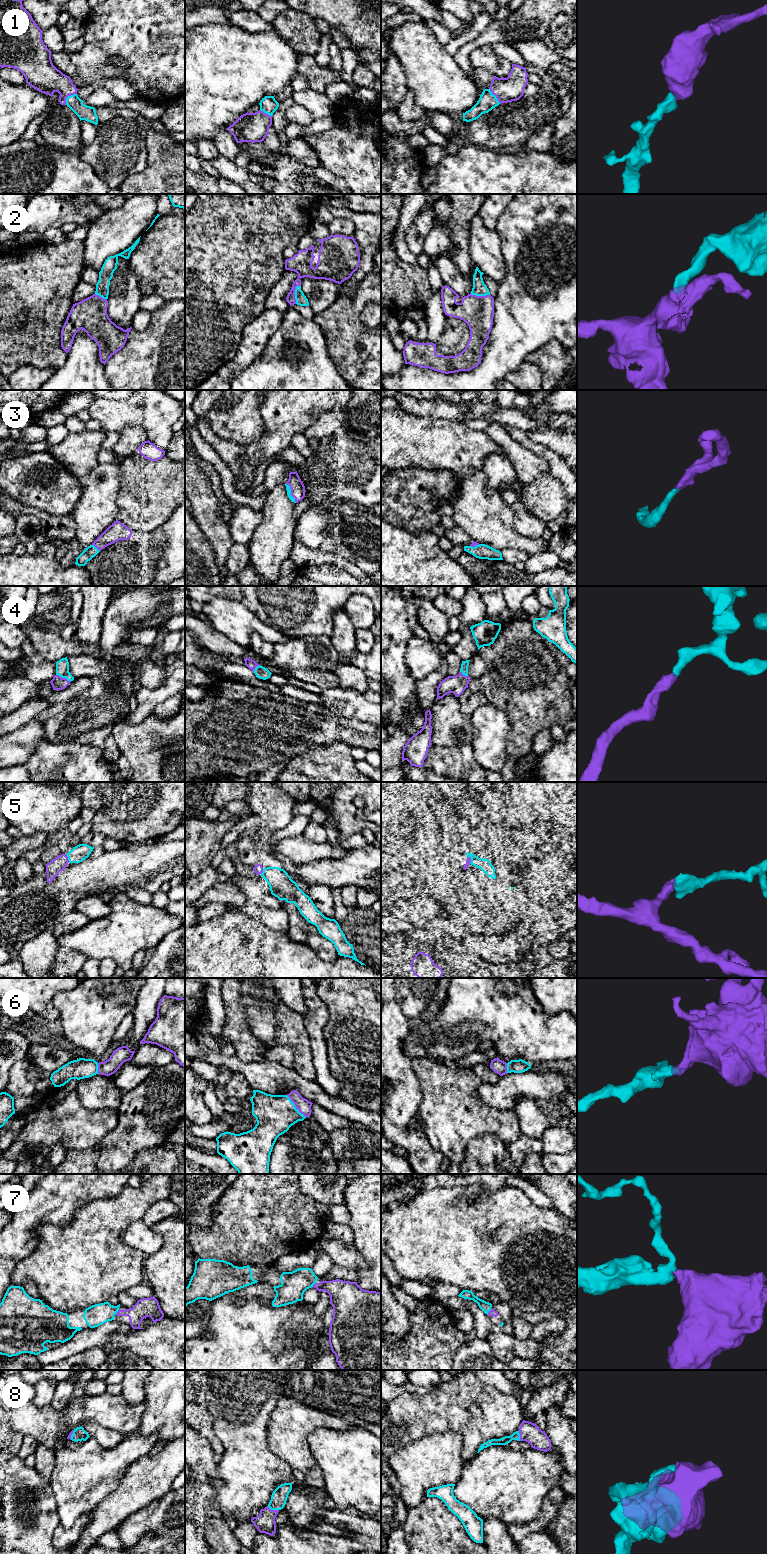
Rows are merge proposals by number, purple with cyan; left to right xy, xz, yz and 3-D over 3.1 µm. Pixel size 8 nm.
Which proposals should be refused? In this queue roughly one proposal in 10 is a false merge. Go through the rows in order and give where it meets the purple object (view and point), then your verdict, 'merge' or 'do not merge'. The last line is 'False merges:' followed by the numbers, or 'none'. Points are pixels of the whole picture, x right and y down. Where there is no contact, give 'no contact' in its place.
1: contact xy (68, 95); merge
2: contact xz (294, 293); merge
3: contact xz (291, 493); merge
4: contact xy (63, 678); merge
5: contact xy (67, 858); merge
6: contact xz (295, 1106); merge
7: contact yz (488, 1312); merge
8: contact xz (273, 1510); merge
False merges: none

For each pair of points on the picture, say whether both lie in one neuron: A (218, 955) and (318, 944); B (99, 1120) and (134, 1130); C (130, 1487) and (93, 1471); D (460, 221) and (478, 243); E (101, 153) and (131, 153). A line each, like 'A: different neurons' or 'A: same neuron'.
A: different neurons
B: different neurons
C: different neurons
D: different neurons
E: same neuron

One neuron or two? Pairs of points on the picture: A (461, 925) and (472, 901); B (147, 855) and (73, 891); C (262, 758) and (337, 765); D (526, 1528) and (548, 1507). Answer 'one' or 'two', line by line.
A: two
B: one
C: two
D: one

